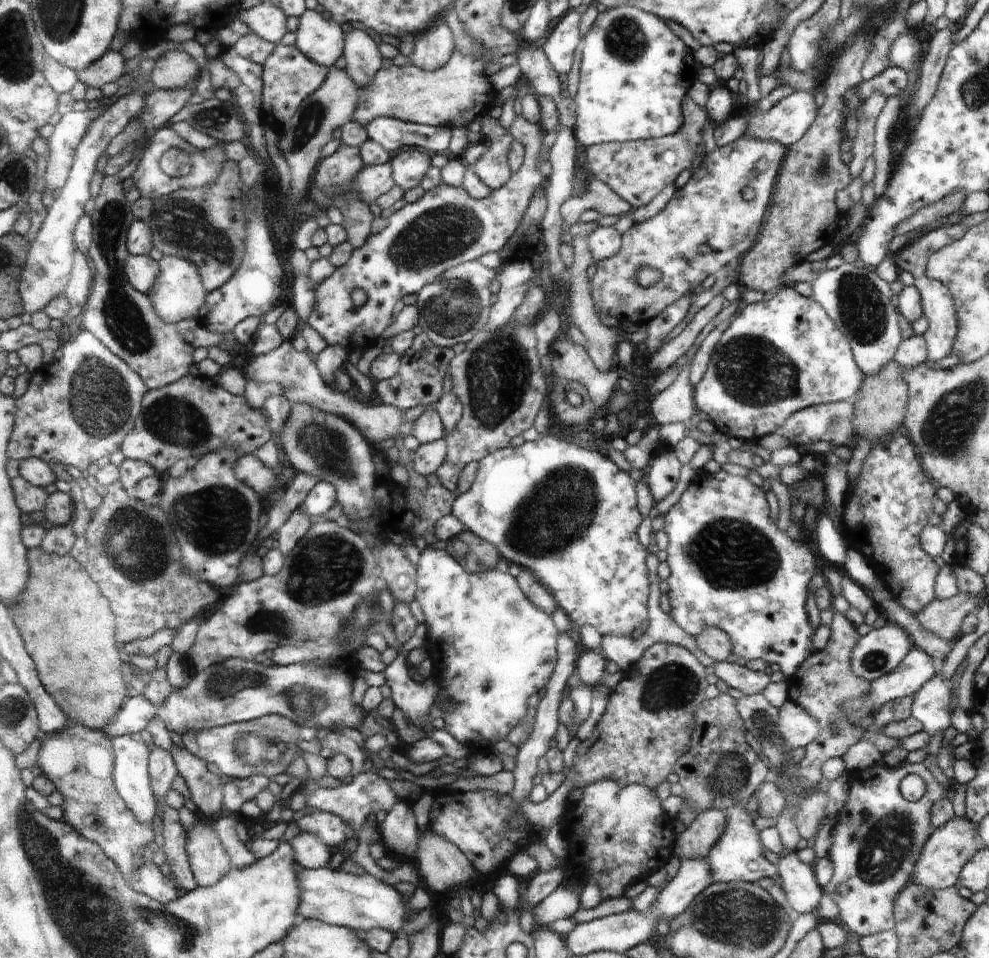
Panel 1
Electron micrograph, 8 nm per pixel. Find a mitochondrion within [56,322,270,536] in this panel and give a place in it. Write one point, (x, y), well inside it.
(99, 400)

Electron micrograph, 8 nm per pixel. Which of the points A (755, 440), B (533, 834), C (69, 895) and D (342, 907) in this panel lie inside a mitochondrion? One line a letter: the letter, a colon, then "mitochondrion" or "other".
A: other
B: other
C: mitochondrion
D: mitochondrion

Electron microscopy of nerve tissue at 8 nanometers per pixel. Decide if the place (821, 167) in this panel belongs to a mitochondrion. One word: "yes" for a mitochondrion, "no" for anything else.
yes

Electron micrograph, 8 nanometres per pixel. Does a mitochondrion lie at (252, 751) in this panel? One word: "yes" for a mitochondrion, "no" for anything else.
yes

